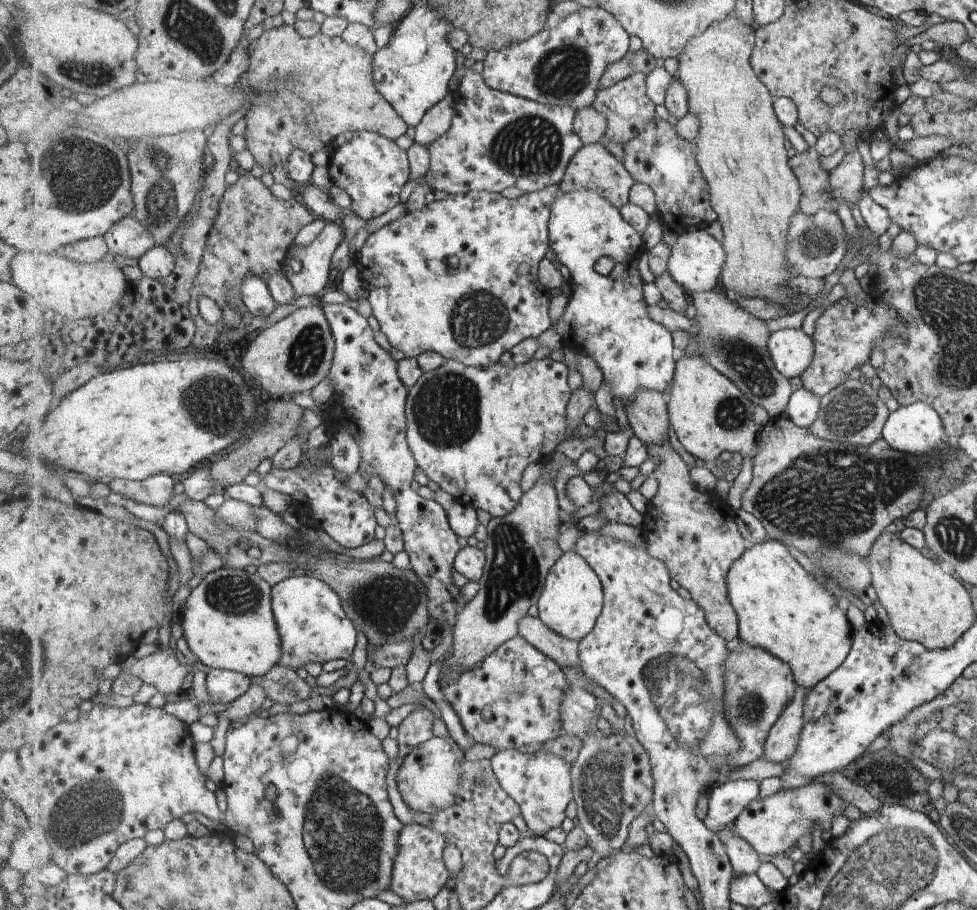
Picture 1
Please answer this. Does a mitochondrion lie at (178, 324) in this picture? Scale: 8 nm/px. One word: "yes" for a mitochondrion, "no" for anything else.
no

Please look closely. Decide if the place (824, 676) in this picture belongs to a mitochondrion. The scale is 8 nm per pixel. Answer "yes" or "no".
no

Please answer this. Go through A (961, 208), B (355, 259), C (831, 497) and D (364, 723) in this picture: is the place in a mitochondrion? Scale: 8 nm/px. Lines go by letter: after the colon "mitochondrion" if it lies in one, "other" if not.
A: mitochondrion
B: other
C: mitochondrion
D: other

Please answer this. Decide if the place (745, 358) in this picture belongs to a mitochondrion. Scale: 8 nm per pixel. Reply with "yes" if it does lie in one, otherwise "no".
yes

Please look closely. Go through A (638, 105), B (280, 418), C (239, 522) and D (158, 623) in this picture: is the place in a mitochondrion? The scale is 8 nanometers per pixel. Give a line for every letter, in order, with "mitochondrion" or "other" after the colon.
A: other
B: mitochondrion
C: mitochondrion
D: other

